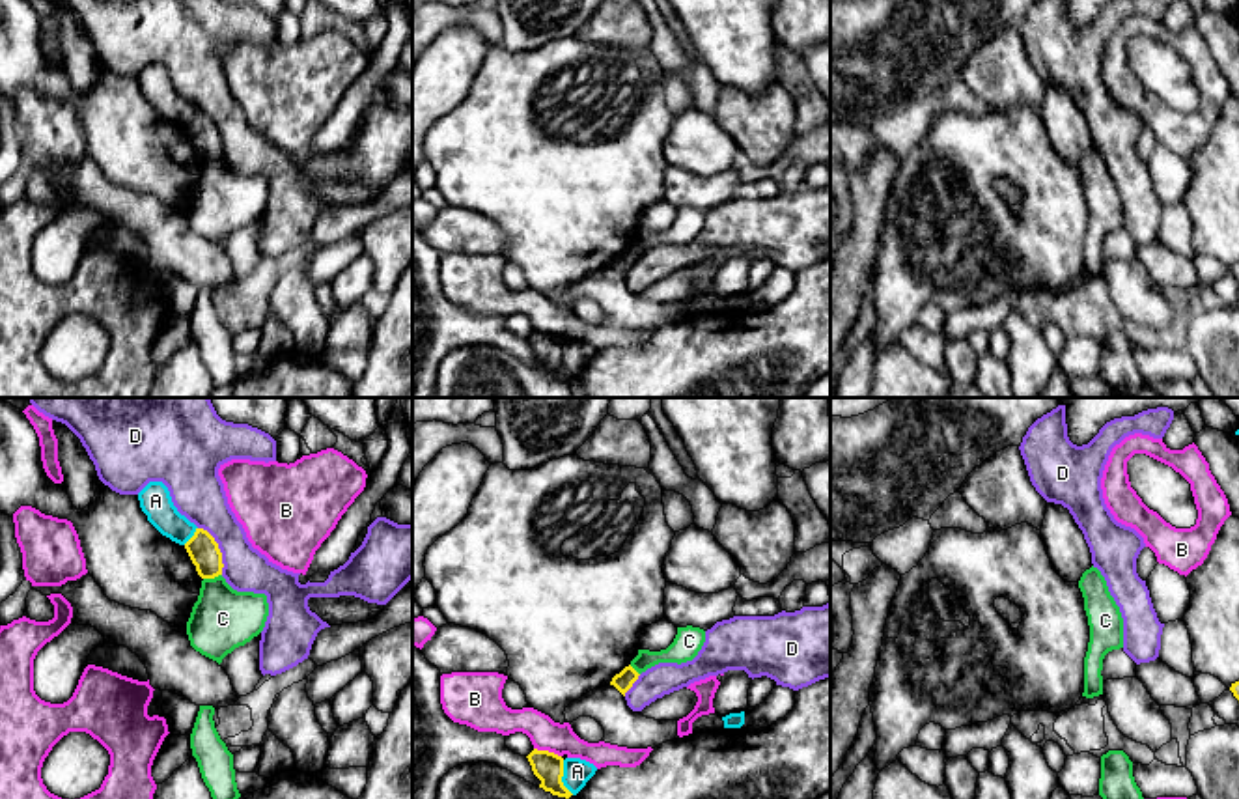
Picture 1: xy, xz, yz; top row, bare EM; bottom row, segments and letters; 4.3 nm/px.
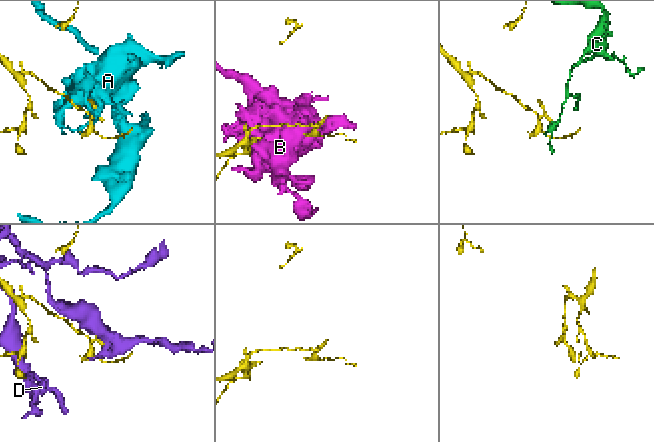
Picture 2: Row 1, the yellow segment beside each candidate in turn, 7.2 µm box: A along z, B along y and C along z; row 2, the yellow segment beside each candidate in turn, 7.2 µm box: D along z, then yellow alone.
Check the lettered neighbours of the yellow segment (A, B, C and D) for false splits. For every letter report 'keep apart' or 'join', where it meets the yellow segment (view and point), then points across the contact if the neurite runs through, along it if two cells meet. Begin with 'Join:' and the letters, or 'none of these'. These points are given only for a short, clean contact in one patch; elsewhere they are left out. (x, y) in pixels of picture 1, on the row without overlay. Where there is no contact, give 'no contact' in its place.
Join: none of these
A: keep apart | xz (562, 357)
B: keep apart | xz (547, 333)
C: keep apart | xy (211, 159) | along xy (221, 155), (204, 161)
D: keep apart | xy (219, 131)

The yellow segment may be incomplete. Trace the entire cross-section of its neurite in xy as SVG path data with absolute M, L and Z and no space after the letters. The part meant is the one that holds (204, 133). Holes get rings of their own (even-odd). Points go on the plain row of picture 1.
M196 110L194 118L185 125L185 131L202 161L222 157L222 134L207 112Z

